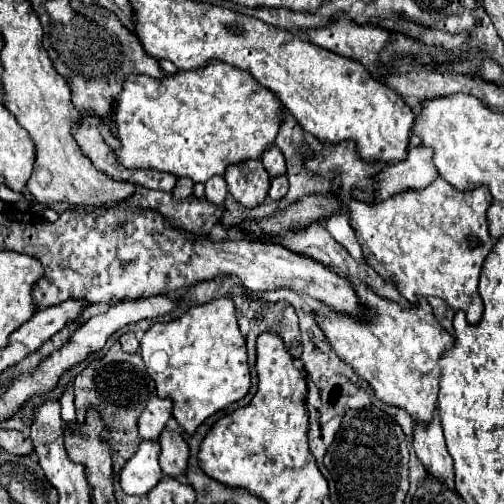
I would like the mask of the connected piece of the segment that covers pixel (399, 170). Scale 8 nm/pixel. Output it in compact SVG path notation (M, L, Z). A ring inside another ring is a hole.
M414 147L408 151L408 157L400 163L386 167L378 173L380 181L380 199L388 199L404 189L424 189L430 181L438 177L438 171L432 163L432 149Z

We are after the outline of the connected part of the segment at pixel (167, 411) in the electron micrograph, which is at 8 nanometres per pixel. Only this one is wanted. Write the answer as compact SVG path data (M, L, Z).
M152 397L138 419L138 429L142 439L158 439L164 431L168 419L172 417L172 401Z

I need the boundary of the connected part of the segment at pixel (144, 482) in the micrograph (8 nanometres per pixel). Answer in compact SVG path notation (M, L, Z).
M142 441L132 459L126 461L120 473L120 485L124 493L146 497L150 489L162 479L160 469L160 443L158 441Z

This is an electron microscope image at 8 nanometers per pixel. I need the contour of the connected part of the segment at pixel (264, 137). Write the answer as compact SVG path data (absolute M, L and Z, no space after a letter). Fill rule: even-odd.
M208 61L204 69L178 71L162 79L148 75L130 75L124 81L118 105L112 111L112 123L118 133L120 147L116 157L122 165L158 169L176 177L190 177L194 183L206 183L212 175L222 175L228 165L258 159L266 147L274 143L280 125L282 103L264 85L220 61Z

